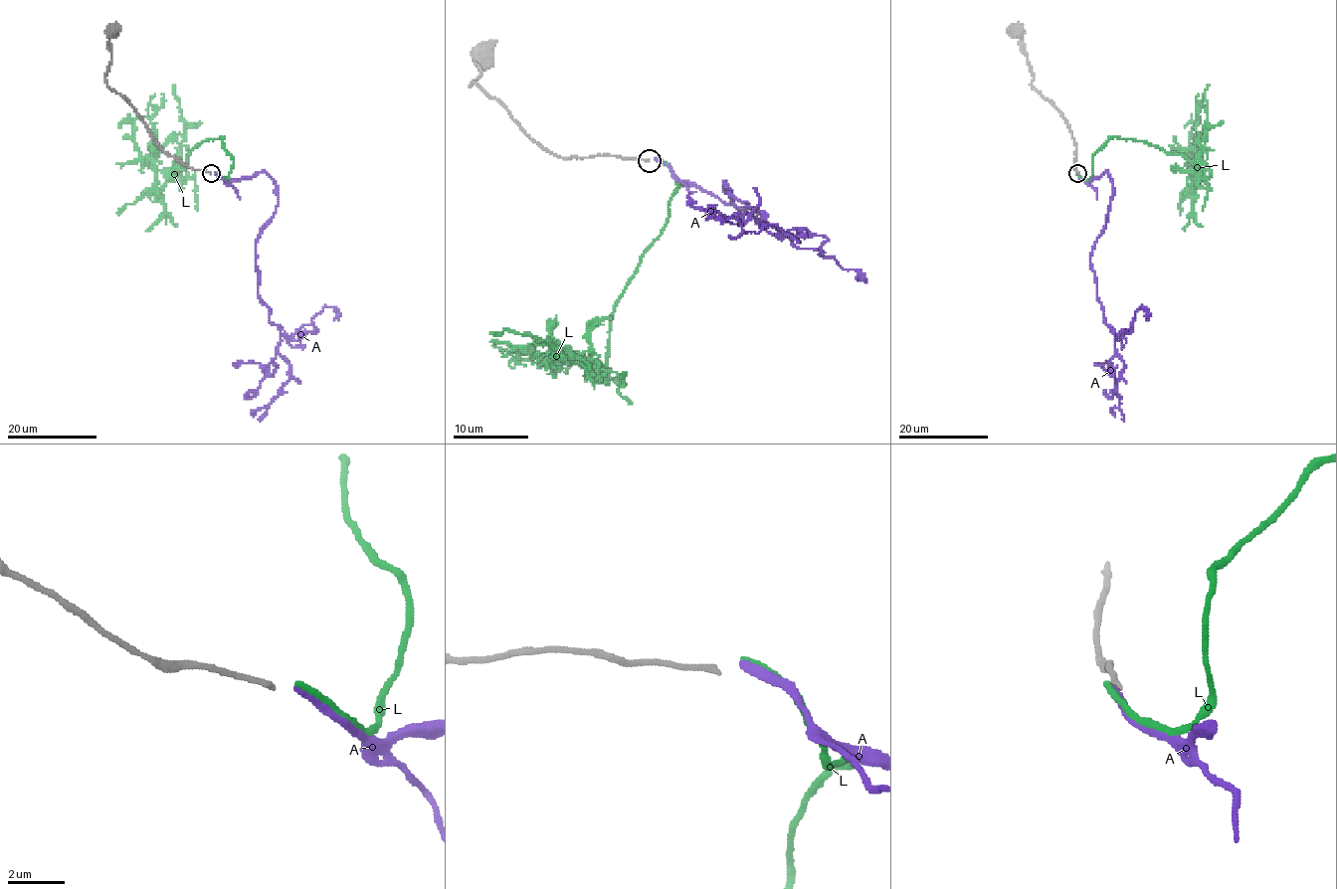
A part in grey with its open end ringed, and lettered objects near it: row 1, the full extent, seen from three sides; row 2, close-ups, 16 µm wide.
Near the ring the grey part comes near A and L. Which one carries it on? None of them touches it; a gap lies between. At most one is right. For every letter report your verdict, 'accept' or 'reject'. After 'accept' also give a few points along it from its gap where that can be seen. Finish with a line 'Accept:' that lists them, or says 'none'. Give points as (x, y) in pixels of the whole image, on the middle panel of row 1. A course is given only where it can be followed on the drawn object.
A: reject
L: reject
Accept: none

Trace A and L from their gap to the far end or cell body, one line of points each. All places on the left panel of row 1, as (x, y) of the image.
A: (214, 174), (229, 181), (264, 171), (276, 185), (256, 267), (289, 378), (268, 406), (250, 411)
L: (214, 172), (228, 178), (232, 158), (221, 136), (202, 141), (186, 165), (155, 168), (150, 116), (161, 92)

